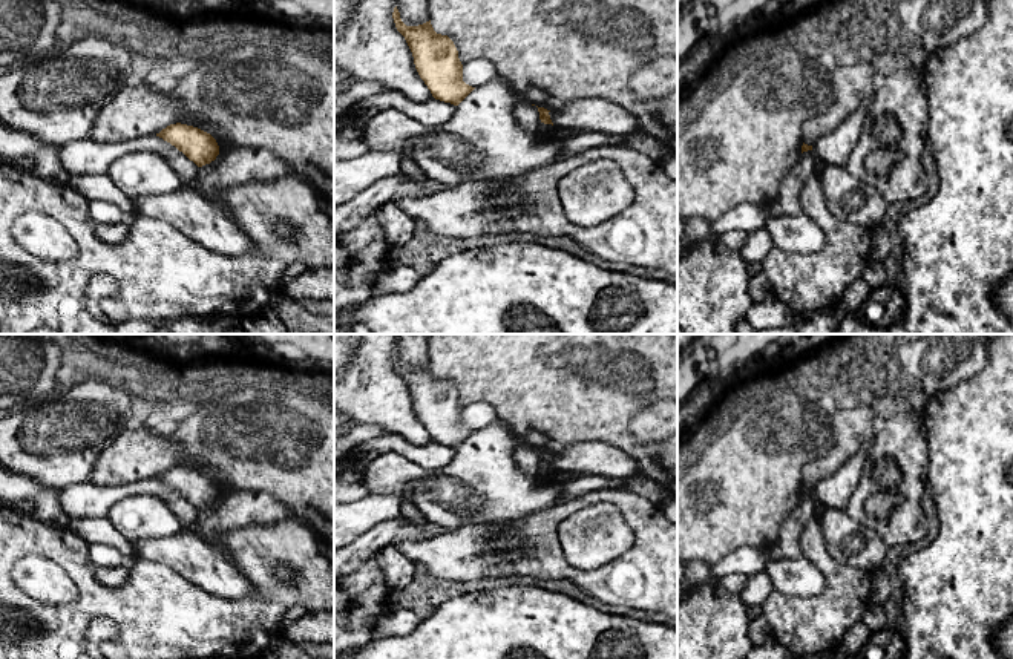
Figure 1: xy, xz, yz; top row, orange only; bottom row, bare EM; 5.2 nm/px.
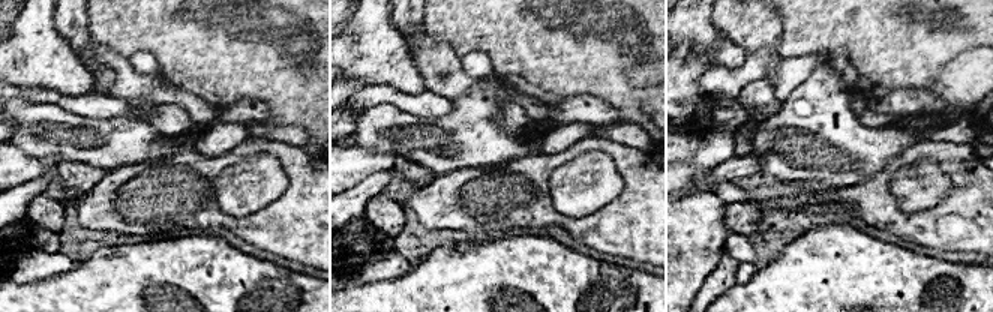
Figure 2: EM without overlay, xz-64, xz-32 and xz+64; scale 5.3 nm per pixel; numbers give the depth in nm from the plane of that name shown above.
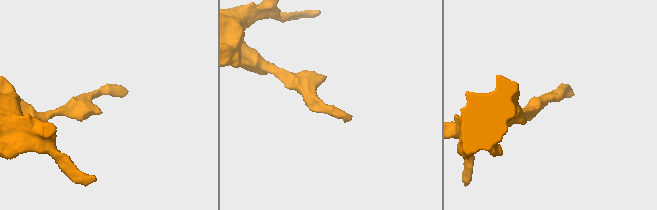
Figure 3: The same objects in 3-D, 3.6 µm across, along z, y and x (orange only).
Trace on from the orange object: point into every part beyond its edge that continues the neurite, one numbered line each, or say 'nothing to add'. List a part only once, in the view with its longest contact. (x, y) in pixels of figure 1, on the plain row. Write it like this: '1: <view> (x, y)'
nothing to add

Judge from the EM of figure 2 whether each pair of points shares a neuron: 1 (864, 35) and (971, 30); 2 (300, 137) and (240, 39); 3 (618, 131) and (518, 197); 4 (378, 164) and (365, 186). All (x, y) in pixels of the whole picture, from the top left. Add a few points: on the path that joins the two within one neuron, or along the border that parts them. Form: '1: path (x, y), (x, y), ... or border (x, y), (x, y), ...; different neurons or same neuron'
1: path (891, 30), (944, 30); same neuron
2: border (264, 123), (272, 128), (300, 126), (309, 141); different neurons
3: border (594, 135), (617, 140), (639, 150); different neurons
4: border (392, 168), (375, 171), (345, 189); different neurons

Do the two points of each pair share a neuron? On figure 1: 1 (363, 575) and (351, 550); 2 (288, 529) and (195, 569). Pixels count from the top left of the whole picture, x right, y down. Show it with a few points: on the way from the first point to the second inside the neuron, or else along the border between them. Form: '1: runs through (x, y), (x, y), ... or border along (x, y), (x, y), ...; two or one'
1: border along (376, 552), (350, 572); two
2: border along (252, 587), (238, 598), (221, 598), (207, 590); two

